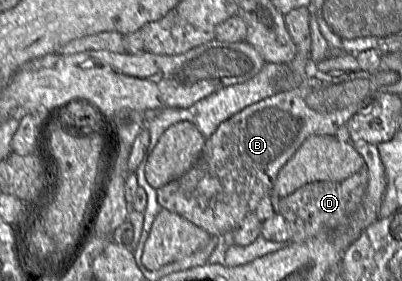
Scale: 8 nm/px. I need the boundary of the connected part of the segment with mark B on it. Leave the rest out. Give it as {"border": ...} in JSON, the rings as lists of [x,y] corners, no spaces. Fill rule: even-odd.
{"border":[[[308,76],[302,83],[301,85],[299,85],[297,88],[292,89],[292,90],[288,90],[288,91],[283,91],[283,92],[278,92],[268,98],[265,98],[257,103],[254,103],[250,106],[245,107],[244,109],[242,109],[240,112],[236,113],[235,115],[233,115],[232,117],[228,118],[227,120],[223,121],[222,123],[220,123],[220,125],[217,127],[217,129],[215,130],[215,132],[205,140],[205,144],[204,147],[202,149],[202,152],[199,156],[199,158],[197,159],[197,161],[195,162],[195,164],[185,173],[183,174],[181,177],[179,177],[178,179],[175,179],[169,183],[167,183],[166,185],[156,189],[156,193],[157,193],[157,201],[160,204],[160,206],[164,209],[167,209],[168,211],[174,212],[176,214],[181,215],[182,217],[184,217],[185,219],[187,219],[188,221],[190,221],[191,223],[193,223],[194,225],[202,228],[203,230],[205,230],[206,232],[208,232],[211,236],[222,236],[222,235],[230,235],[235,229],[236,227],[241,223],[241,221],[244,219],[244,217],[248,214],[248,213],[253,213],[255,211],[255,209],[257,208],[259,202],[261,201],[261,199],[271,190],[273,190],[273,185],[274,182],[276,180],[276,177],[278,175],[279,170],[286,164],[286,162],[295,154],[295,152],[298,150],[298,148],[302,145],[302,143],[310,136],[312,135],[326,135],[326,136],[334,136],[336,131],[338,130],[339,127],[345,125],[347,123],[347,121],[354,115],[356,114],[361,108],[363,108],[368,101],[363,101],[363,102],[359,102],[357,104],[353,104],[351,106],[348,106],[344,109],[341,110],[337,110],[331,113],[326,113],[326,114],[321,114],[318,113],[312,109],[310,109],[304,99],[312,92],[317,91],[317,90],[321,90],[325,87],[327,87],[330,84],[336,84],[336,83],[329,83],[327,81],[323,81],[322,79],[319,79],[317,76]]]}

